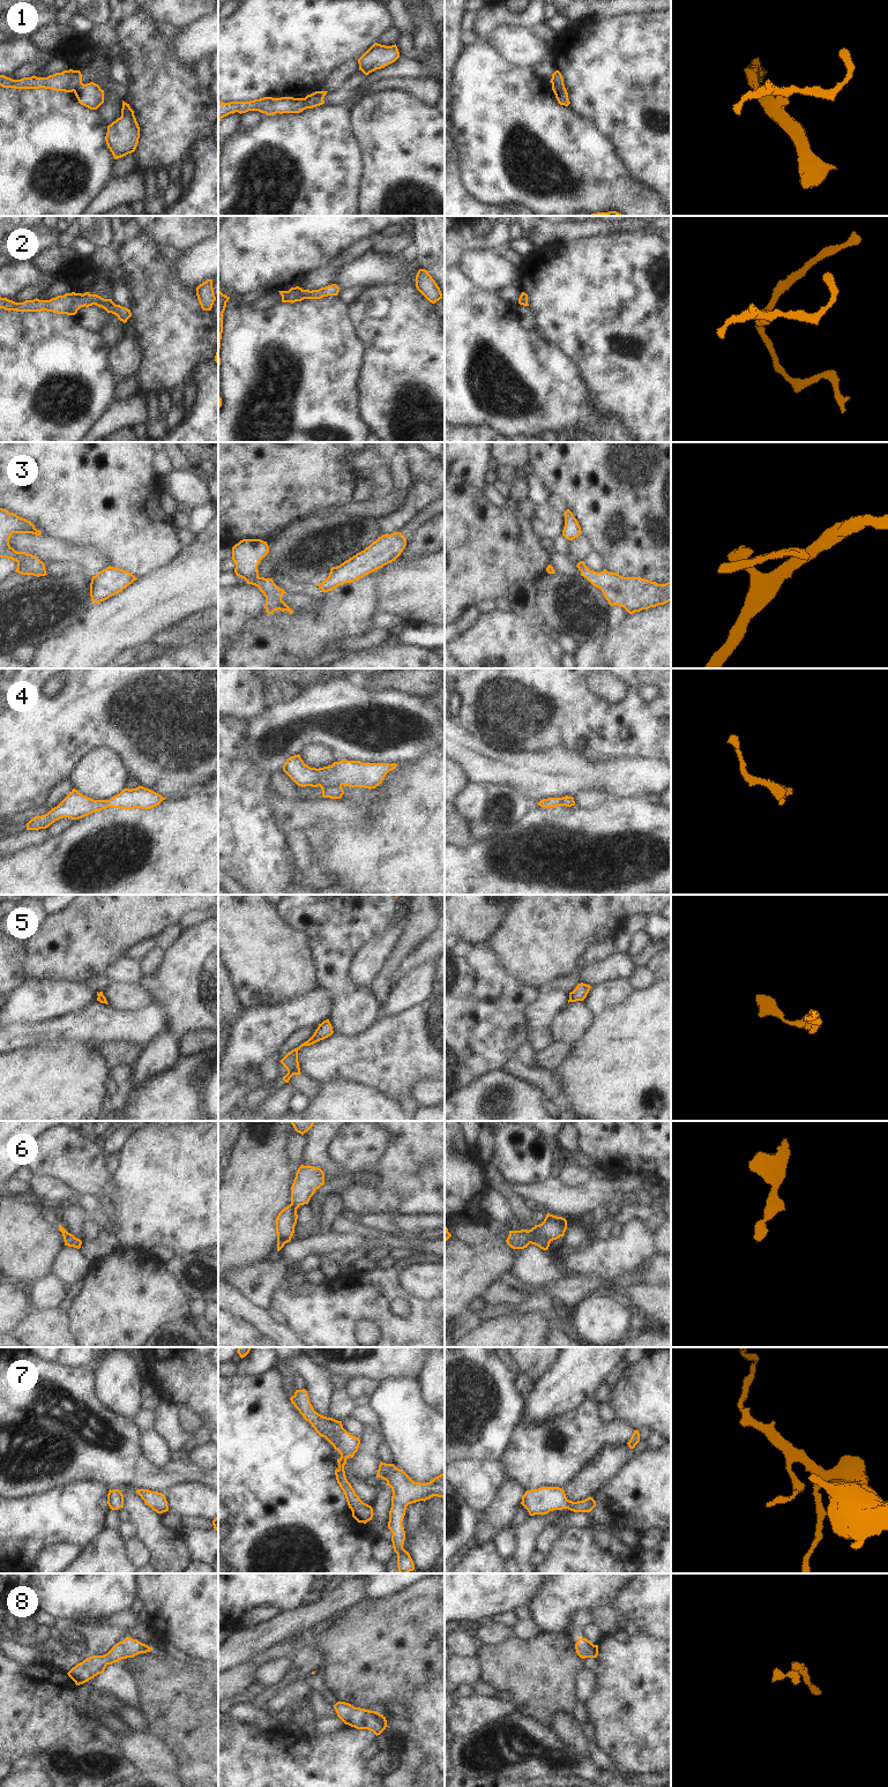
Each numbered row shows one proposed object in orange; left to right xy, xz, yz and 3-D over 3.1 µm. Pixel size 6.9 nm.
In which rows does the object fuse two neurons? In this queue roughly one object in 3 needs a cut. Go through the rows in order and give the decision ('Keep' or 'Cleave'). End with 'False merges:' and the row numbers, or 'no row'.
1: Cleave
2: Keep
3: Keep
4: Keep
5: Keep
6: Keep
7: Keep
8: Keep
False merges: 1

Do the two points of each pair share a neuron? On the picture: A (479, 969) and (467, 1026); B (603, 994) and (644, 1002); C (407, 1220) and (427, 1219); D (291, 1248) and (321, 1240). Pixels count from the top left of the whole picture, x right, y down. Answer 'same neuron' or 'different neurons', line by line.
A: same neuron
B: different neurons
C: same neuron
D: same neuron

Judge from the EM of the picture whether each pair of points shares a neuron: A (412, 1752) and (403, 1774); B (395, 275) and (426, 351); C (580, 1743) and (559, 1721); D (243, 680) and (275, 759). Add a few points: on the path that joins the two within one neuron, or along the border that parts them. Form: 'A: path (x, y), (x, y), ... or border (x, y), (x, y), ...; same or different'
A: path (411, 1758), (408, 1769); same
B: border (372, 285), (410, 285), (415, 288); different
C: path (574, 1737), (565, 1727); same
D: border (268, 705), (258, 718), (248, 718), (246, 720); different

